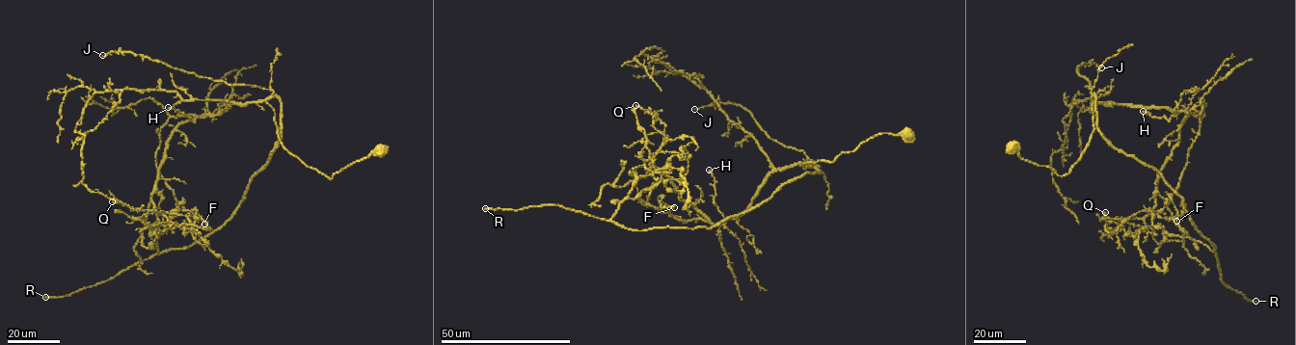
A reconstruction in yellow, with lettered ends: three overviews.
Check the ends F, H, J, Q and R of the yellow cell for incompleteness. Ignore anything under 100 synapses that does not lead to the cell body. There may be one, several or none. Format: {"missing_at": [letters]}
{"missing_at": ["R"]}

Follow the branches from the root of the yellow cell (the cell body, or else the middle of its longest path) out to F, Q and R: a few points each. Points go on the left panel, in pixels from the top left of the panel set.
F: (380, 150), (329, 178), (283, 145), (264, 101), (170, 117), (157, 169), (204, 224)
Q: (380, 150), (329, 178), (283, 145), (271, 106), (233, 103), (173, 132), (152, 195), (162, 214), (112, 201)
R: (380, 150), (329, 178), (283, 145), (272, 97), (280, 138), (222, 225), (45, 297)

